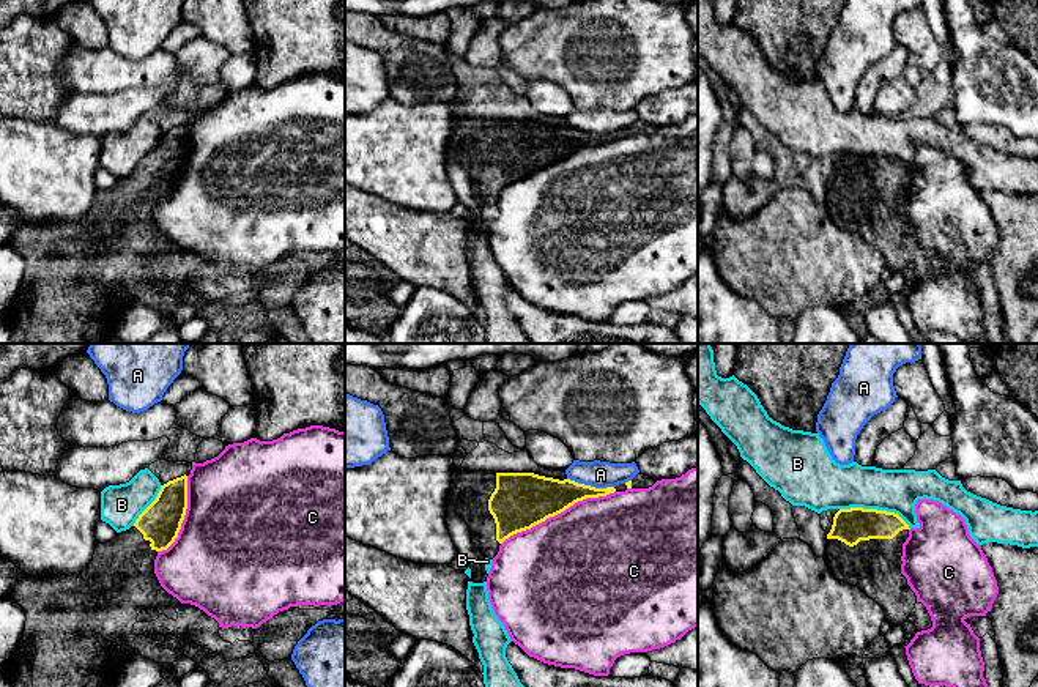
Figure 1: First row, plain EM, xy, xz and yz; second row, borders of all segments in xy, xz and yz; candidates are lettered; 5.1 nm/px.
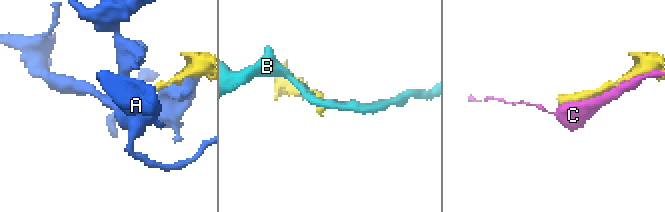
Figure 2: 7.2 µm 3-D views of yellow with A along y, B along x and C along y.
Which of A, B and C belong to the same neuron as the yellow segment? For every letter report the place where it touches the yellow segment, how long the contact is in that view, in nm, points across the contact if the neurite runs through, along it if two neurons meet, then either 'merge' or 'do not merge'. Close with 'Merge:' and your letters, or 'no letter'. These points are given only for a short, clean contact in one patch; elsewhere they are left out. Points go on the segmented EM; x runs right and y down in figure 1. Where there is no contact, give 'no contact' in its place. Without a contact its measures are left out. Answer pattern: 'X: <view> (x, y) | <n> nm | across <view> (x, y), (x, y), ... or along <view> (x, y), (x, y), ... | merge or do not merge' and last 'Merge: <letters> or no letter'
A: xz (589, 486) | 240 nm | do not merge
B: yz (876, 509) | 380 nm | along yz (840, 508), (893, 511), (909, 528) | do not merge
C: xz (558, 512) | 650 nm | do not merge
Merge: no letter

